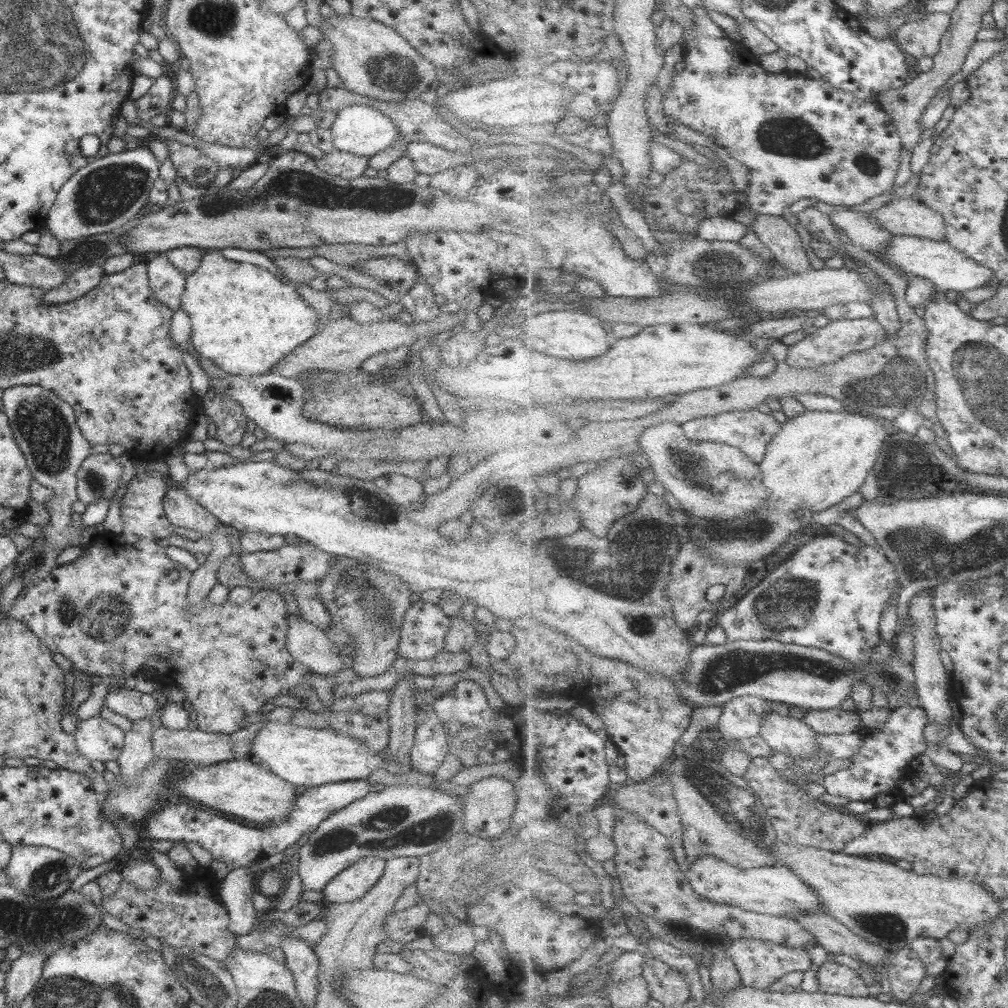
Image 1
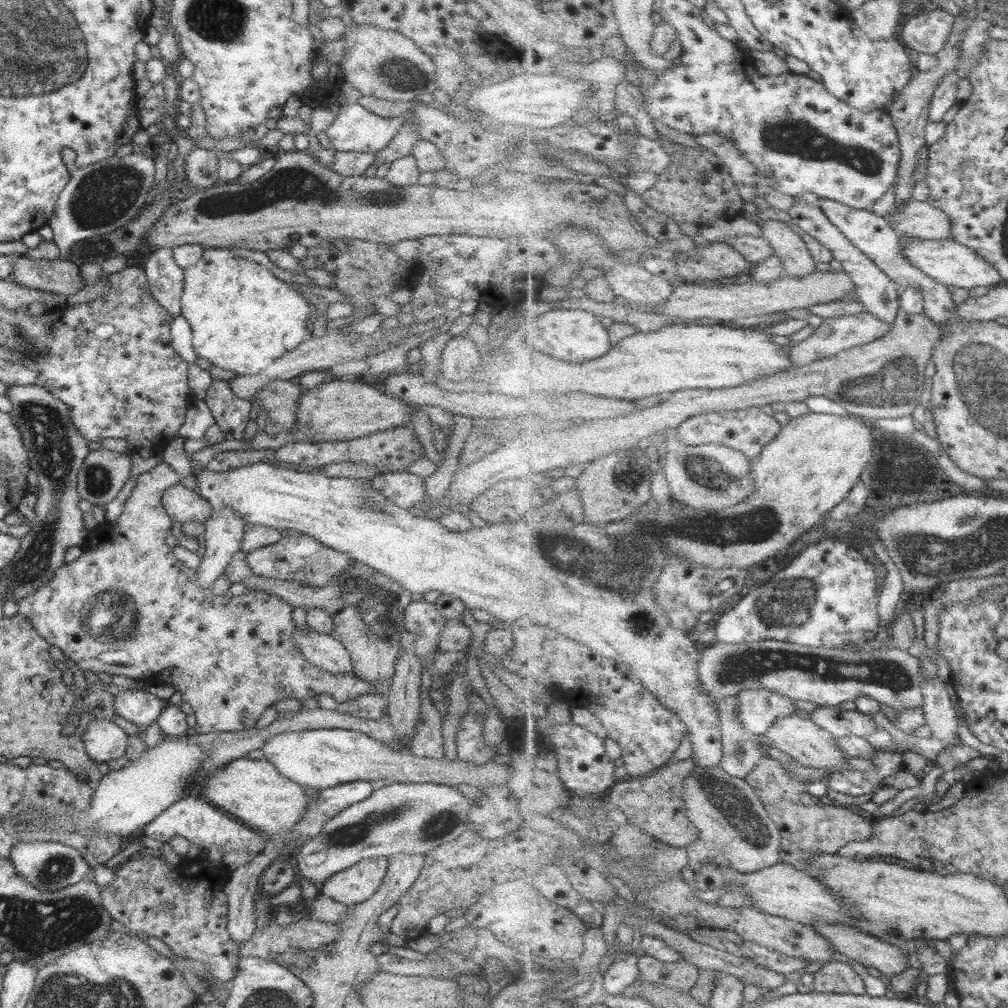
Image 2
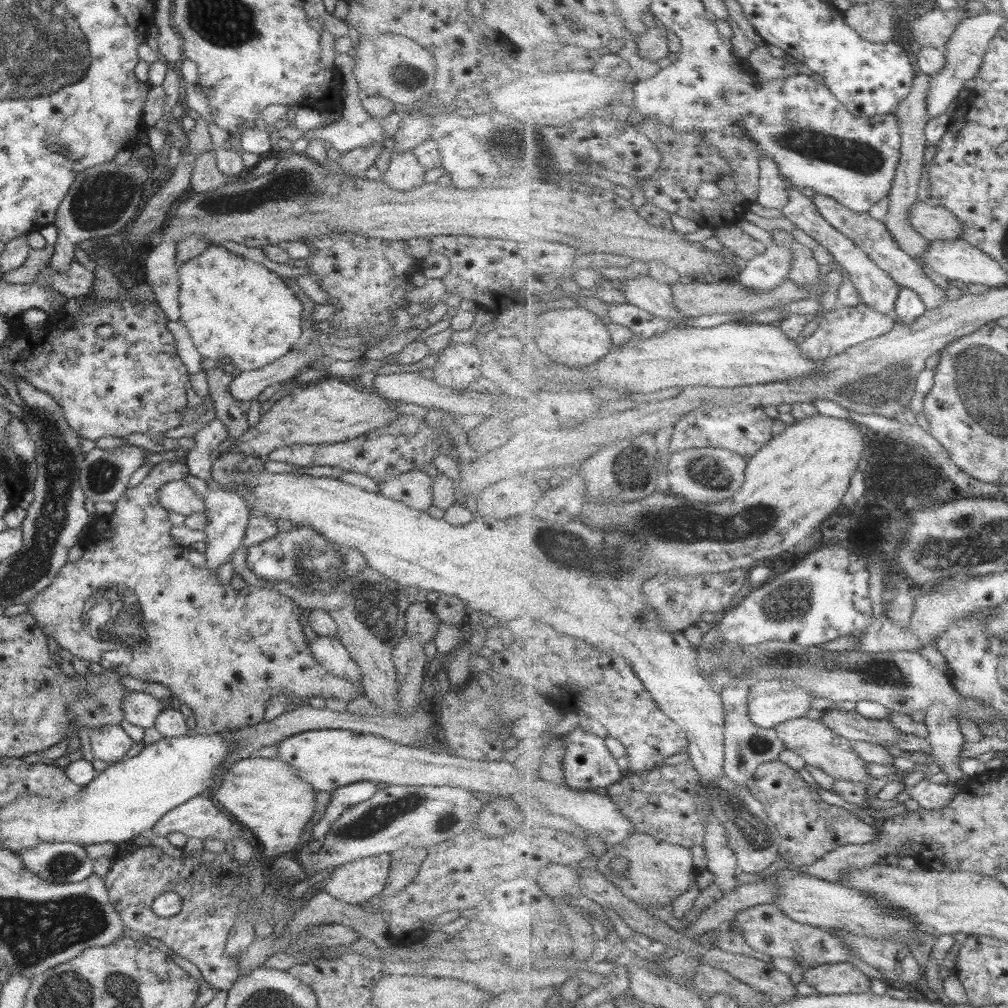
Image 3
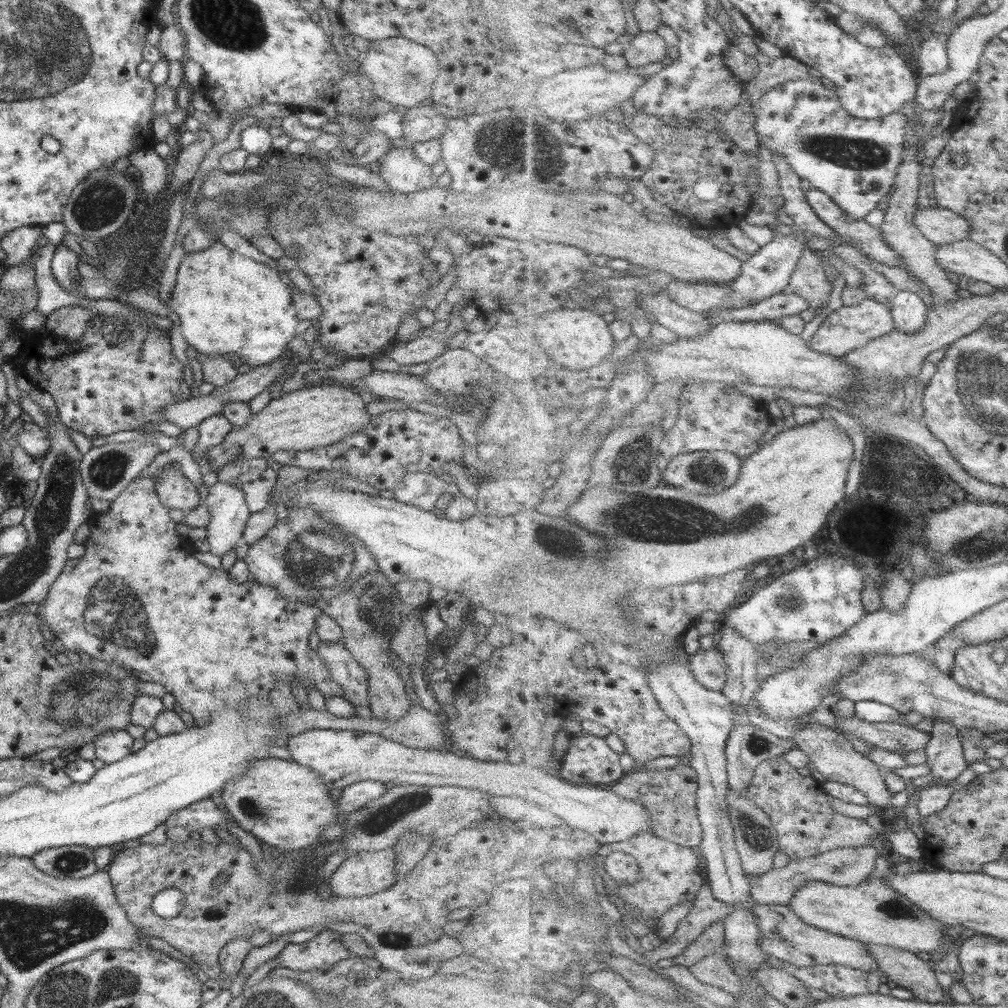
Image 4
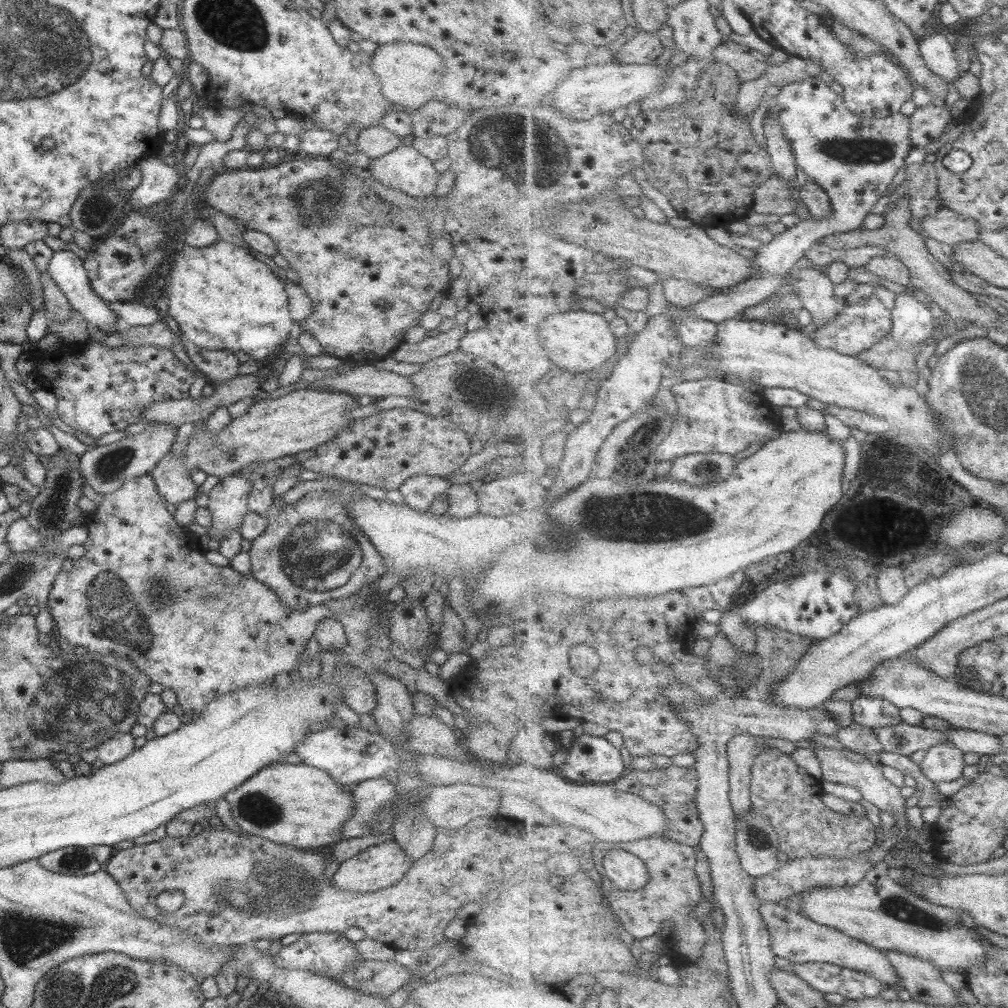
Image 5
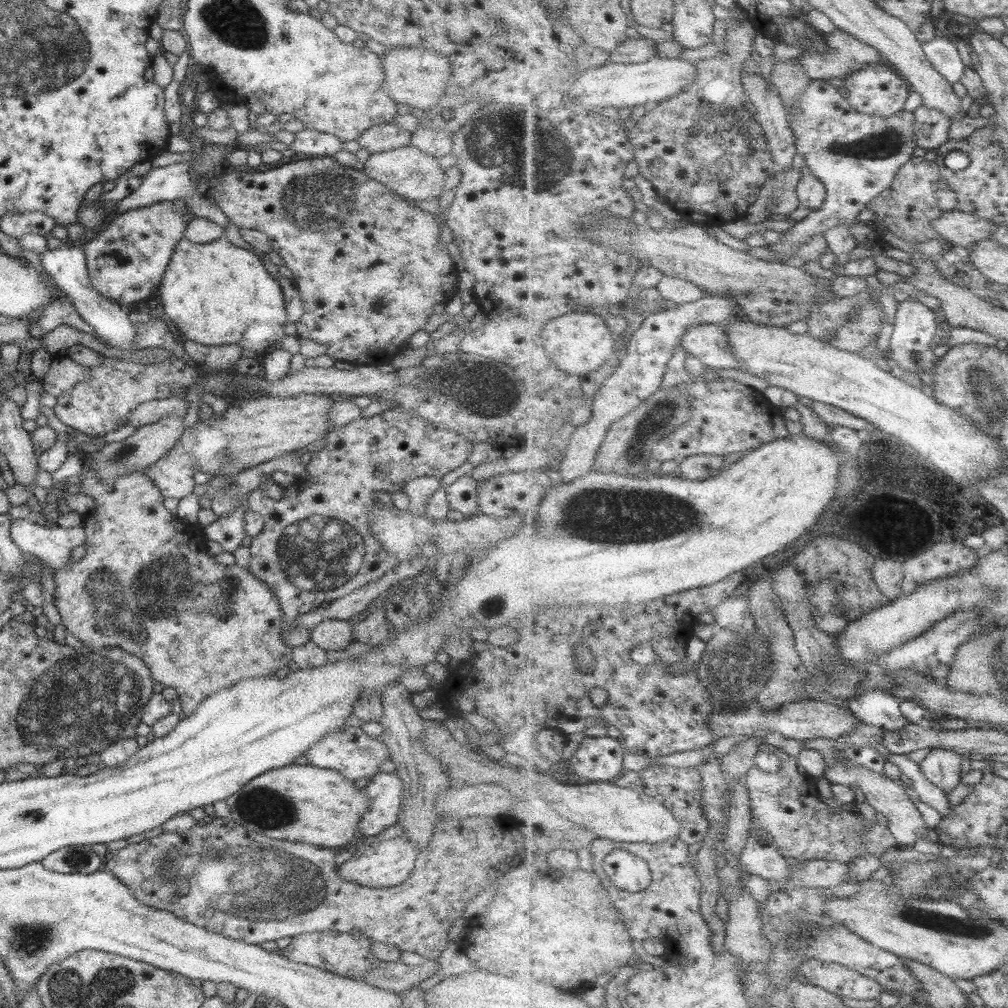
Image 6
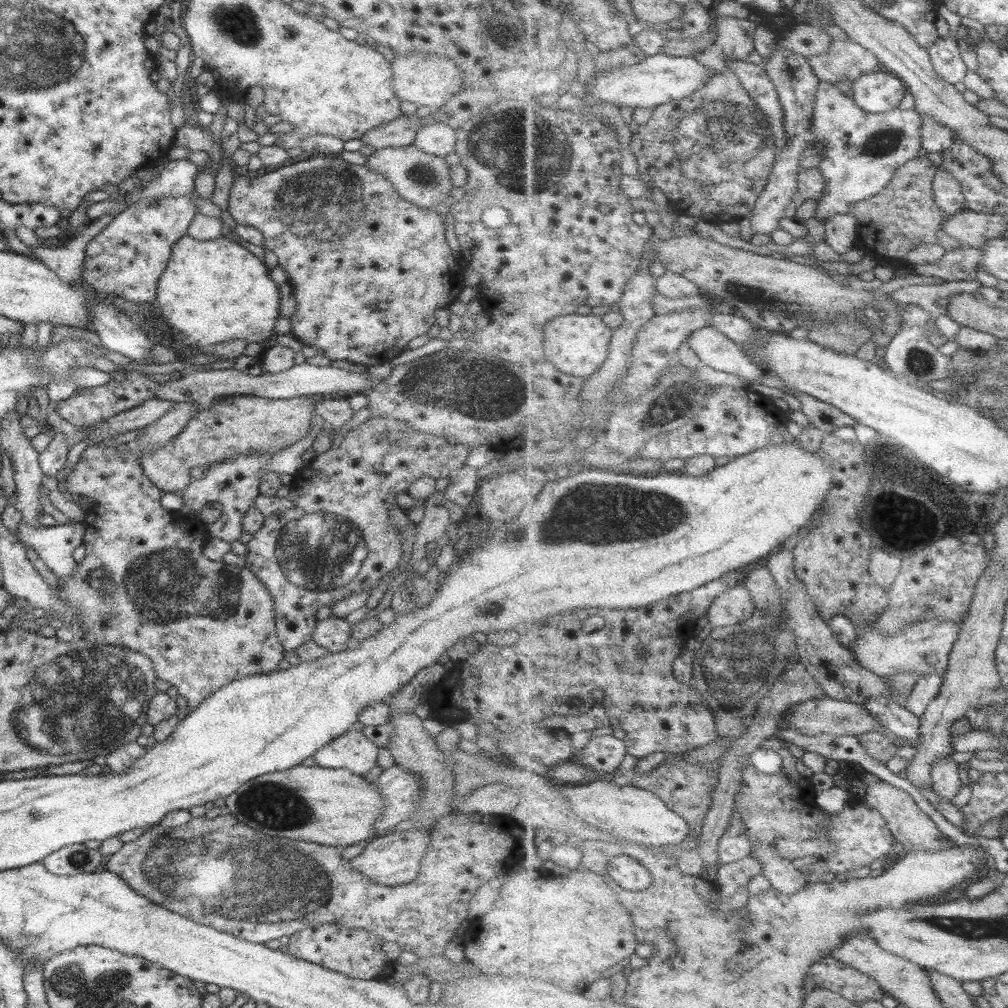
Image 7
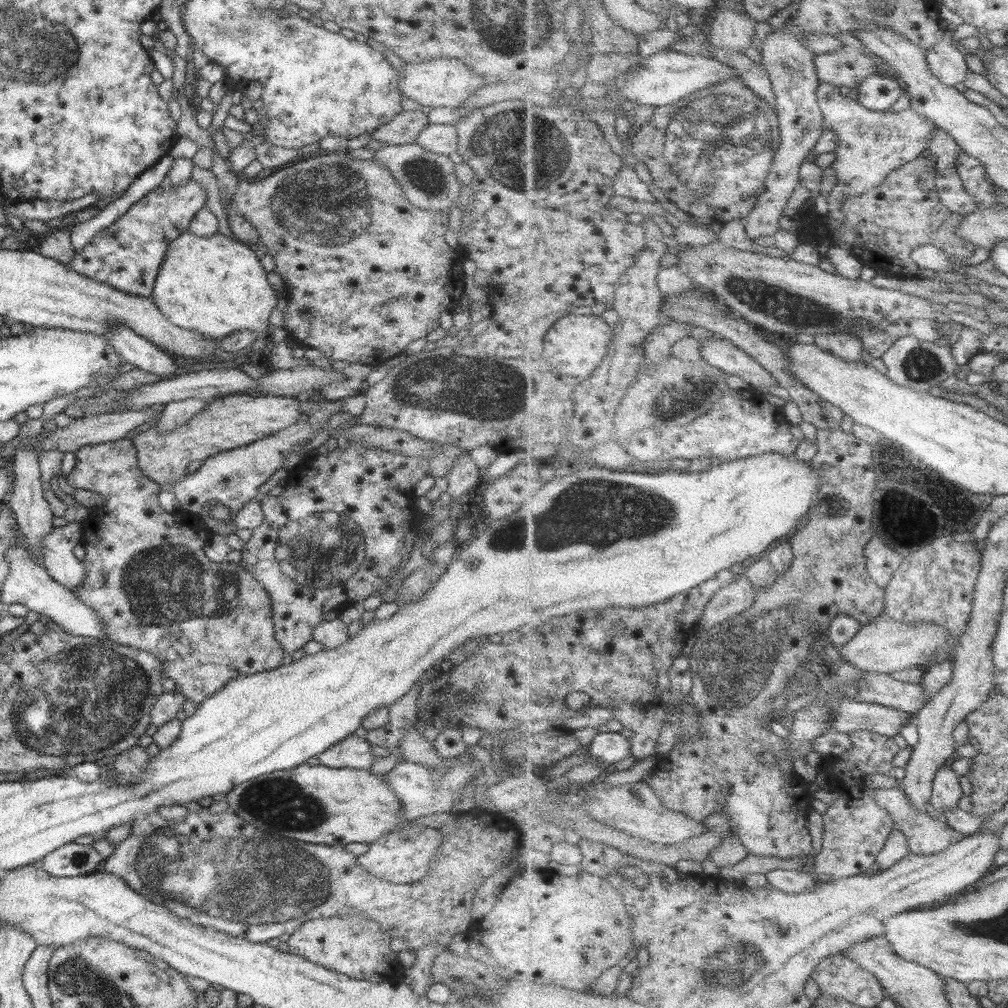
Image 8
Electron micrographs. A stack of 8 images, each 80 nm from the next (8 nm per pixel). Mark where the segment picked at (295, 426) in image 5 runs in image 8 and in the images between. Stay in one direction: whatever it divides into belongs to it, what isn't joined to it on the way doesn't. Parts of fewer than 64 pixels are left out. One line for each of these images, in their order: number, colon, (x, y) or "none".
6: (251, 432)
7: (237, 425)
8: (231, 422)

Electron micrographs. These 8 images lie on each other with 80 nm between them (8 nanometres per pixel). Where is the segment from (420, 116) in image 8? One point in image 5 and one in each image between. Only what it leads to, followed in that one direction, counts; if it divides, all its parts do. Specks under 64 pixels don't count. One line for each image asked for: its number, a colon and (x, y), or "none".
5: (374, 141)
6: (386, 136)
7: (400, 132)

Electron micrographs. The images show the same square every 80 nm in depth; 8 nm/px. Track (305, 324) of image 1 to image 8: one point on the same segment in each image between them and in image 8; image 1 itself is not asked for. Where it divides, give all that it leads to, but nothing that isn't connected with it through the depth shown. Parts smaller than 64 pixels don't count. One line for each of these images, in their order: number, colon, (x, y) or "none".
2: (242, 318)
3: (234, 310)
4: (227, 304)
5: (220, 297)
6: (216, 293)
7: (206, 285)
8: (215, 286)

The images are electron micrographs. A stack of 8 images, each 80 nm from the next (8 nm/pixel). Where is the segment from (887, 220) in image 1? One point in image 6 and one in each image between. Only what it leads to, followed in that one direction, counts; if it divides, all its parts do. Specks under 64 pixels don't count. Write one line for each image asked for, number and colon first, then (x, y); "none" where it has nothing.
2: (926, 221)
3: (935, 223)
4: (943, 226)
5: (946, 225)
6: (960, 228)

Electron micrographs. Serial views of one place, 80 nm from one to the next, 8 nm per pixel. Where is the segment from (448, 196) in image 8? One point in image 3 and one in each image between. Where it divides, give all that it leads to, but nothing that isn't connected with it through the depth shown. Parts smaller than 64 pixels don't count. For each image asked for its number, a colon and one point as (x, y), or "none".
3: (403, 173)
4: (402, 172)
5: (403, 168)
6: (406, 171)
7: (422, 179)

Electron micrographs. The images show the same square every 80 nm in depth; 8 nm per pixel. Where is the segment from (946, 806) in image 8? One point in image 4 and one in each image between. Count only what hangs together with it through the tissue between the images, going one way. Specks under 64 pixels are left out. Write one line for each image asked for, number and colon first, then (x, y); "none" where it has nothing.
4: (945, 758)
5: (944, 762)
6: (942, 766)
7: (945, 772)

